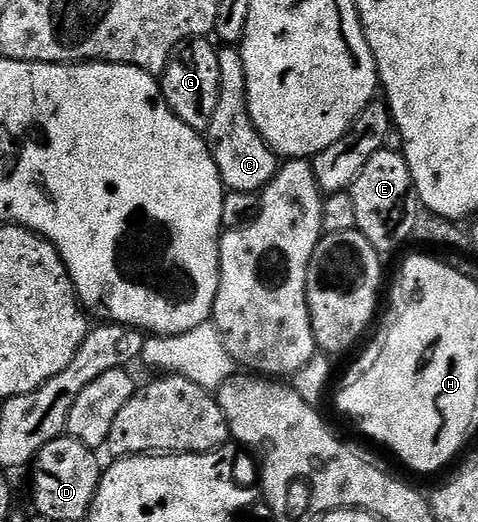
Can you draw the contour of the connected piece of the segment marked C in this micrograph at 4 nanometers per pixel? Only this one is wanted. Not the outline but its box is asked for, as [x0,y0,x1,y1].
[206,49,282,195]

